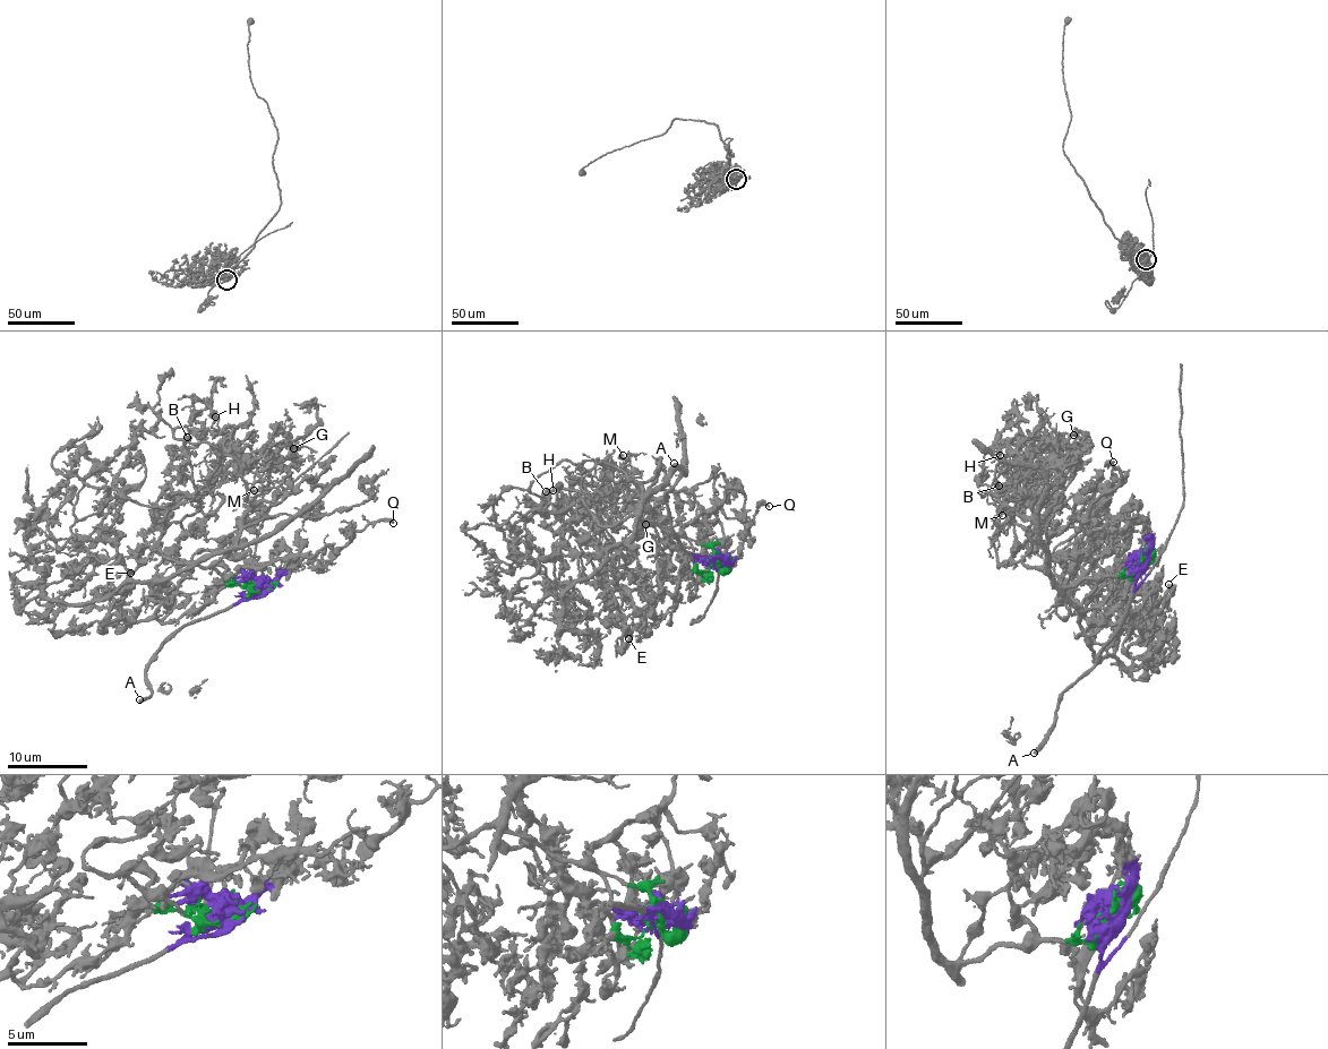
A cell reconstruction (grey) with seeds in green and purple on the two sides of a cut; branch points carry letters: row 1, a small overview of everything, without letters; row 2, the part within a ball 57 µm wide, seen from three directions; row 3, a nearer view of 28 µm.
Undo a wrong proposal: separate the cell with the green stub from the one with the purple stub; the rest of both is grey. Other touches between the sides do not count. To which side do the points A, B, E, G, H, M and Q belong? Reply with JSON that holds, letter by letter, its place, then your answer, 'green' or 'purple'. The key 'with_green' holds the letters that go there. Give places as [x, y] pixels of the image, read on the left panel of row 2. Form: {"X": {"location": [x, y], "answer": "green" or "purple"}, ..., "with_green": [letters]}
{"A": {"location": [139, 699], "answer": "purple"}, "B": {"location": [187, 437], "answer": "green"}, "E": {"location": [130, 573], "answer": "green"}, "G": {"location": [293, 448], "answer": "green"}, "H": {"location": [215, 416], "answer": "green"}, "M": {"location": [254, 490], "answer": "green"}, "Q": {"location": [393, 523], "answer": "green"}, "with_green": ["B", "E", "G", "H", "M", "Q"]}

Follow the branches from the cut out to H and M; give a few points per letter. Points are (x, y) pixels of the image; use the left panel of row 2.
H: (259, 586), (162, 551), (165, 515), (193, 493), (195, 419), (215, 416)
M: (259, 586), (249, 593), (196, 561), (236, 544), (251, 507), (248, 491), (259, 482), (254, 490)

